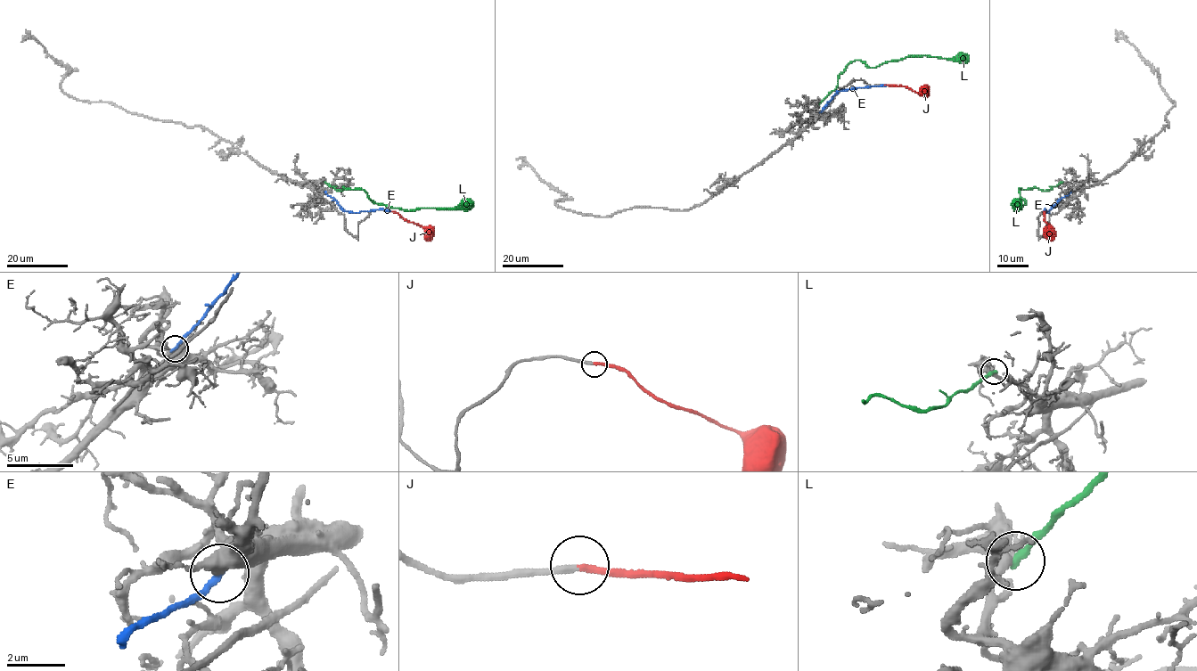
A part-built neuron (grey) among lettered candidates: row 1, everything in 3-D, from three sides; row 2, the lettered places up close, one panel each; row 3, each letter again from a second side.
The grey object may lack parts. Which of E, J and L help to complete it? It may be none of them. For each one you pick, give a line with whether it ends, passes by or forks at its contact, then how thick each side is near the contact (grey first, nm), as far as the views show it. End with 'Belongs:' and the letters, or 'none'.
J: it ends; calibres 220 and 240 nm
Belongs: J

